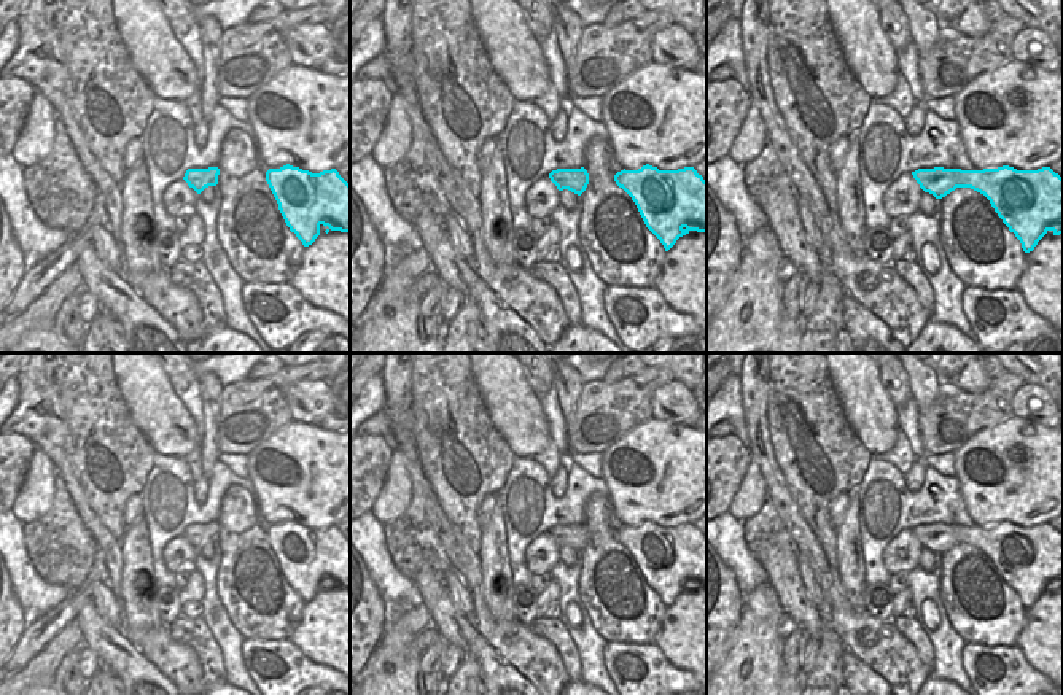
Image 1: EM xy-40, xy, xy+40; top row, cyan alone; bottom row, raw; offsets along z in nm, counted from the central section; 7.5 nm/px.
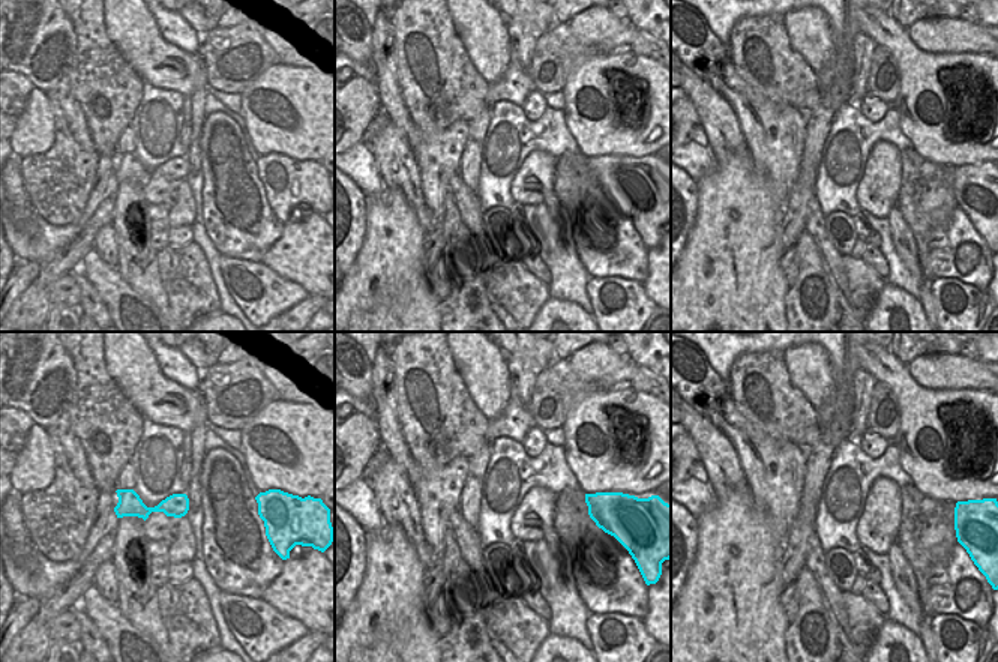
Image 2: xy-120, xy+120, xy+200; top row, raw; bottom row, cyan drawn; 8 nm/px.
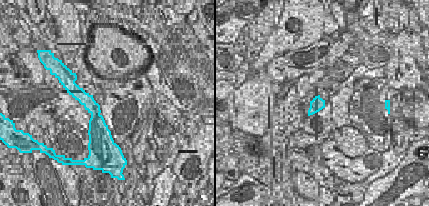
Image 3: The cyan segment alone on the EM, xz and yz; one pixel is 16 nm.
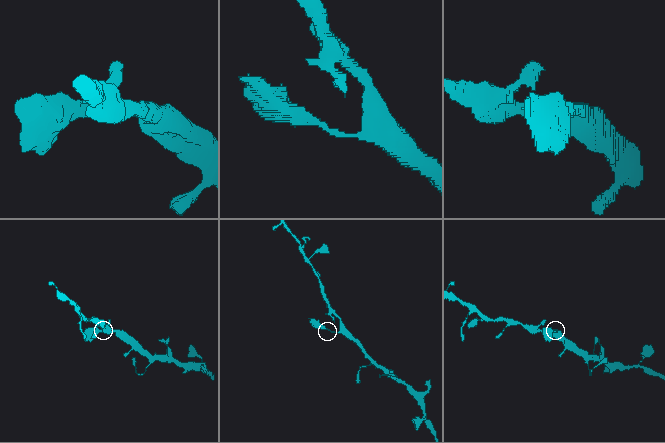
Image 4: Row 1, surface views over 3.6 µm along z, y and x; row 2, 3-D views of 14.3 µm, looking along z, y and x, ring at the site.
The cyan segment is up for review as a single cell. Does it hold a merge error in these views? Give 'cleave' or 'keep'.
keep

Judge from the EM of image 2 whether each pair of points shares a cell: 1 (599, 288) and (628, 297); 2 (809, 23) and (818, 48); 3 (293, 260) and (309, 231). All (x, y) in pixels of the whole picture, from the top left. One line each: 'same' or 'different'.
1: same
2: same
3: same

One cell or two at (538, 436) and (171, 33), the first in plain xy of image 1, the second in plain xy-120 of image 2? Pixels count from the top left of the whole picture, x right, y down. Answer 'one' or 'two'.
two

